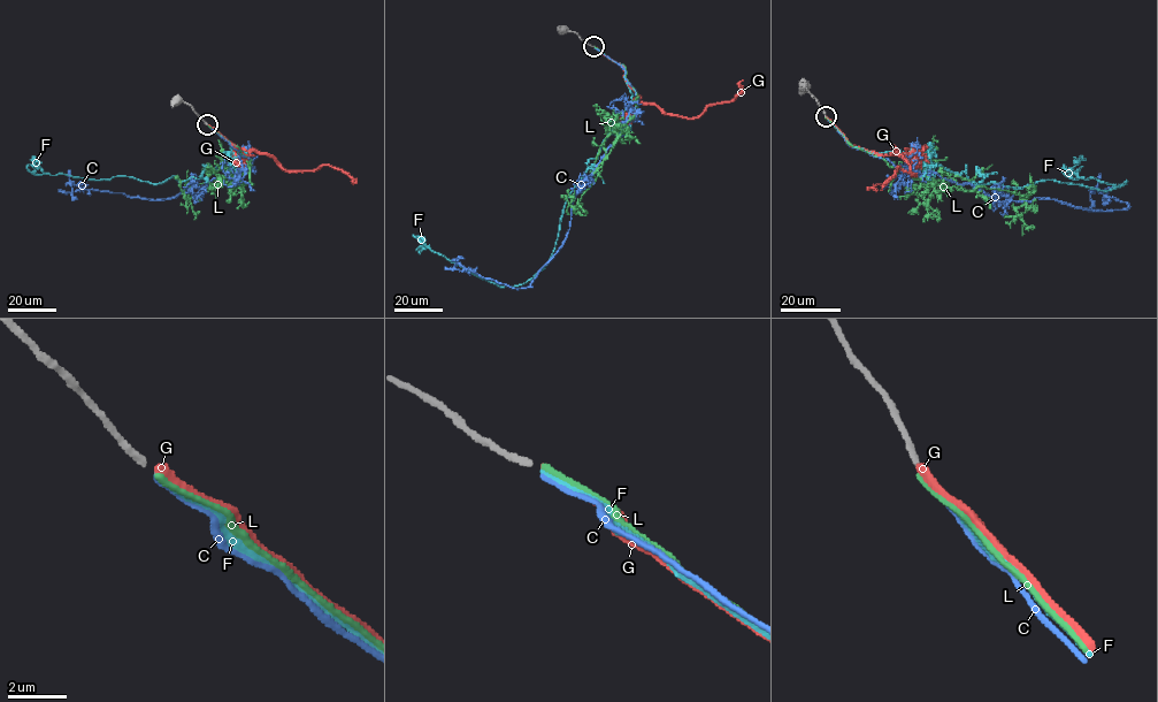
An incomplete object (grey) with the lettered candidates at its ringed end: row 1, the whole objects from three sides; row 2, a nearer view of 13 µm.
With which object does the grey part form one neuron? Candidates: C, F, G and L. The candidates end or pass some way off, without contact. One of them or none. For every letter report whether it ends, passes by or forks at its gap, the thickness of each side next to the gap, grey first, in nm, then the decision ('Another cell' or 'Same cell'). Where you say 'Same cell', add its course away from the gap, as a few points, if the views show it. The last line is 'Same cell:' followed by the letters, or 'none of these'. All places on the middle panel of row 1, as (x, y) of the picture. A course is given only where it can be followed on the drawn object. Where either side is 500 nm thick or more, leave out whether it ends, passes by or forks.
C: It ends there. Thickness 240 nm (grey) against 180 nm. Another cell
F: It ends there. Thickness 240 nm (grey) against 180 nm. Another cell
G: It ends there. Thickness 240 nm (grey) against 300 nm. Another cell
L: It ends there. Thickness 240 nm (grey) against 190 nm. Another cell
Same cell: none of these

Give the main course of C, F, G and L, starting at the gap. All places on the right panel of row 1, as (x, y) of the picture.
C: (827, 116), (850, 146), (904, 173), (934, 172), (1012, 200), (1128, 206), (1095, 188), (1091, 210)
F: (826, 116), (851, 145), (959, 174), (965, 166), (975, 182), (1106, 191), (1126, 181), (1061, 170), (1084, 159)
G: (826, 116), (851, 144), (882, 155), (895, 150), (914, 174), (898, 167), (882, 184), (867, 187)
L: (826, 116), (851, 145), (918, 178), (930, 177), (943, 188), (1029, 192), (1020, 216), (1022, 236)

